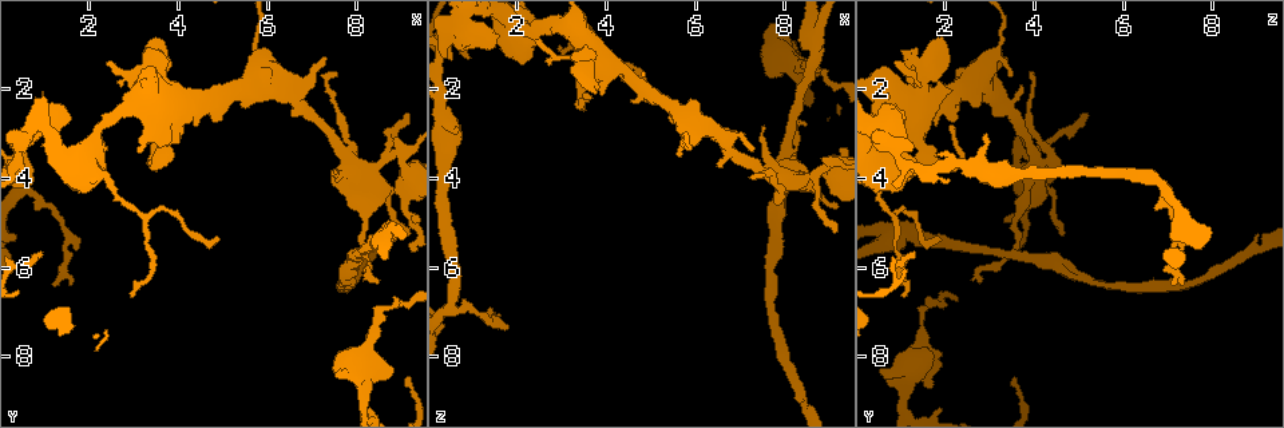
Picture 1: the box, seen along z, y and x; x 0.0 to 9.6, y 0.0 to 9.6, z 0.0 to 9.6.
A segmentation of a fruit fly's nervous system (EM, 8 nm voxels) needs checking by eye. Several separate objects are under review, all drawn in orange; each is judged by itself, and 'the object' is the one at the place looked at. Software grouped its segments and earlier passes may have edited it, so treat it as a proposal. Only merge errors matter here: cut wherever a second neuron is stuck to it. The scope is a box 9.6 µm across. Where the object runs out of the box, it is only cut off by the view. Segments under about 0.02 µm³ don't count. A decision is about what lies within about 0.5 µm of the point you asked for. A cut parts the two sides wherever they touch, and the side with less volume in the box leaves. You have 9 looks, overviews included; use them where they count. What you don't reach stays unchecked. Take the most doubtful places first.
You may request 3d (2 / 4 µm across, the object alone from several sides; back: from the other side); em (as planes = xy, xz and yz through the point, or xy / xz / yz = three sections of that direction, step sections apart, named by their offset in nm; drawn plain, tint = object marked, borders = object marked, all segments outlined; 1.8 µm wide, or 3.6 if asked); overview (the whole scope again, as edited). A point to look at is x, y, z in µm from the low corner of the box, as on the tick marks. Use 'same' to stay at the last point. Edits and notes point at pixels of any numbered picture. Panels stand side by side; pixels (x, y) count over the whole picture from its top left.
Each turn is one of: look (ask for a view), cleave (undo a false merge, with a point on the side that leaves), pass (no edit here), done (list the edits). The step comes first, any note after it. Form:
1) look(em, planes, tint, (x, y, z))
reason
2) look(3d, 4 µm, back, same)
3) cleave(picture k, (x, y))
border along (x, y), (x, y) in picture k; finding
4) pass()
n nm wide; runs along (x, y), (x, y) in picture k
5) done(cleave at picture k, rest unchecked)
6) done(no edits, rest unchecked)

look(3d, 2 µm, (8.15, 5.65, 3.55))
three-way junction

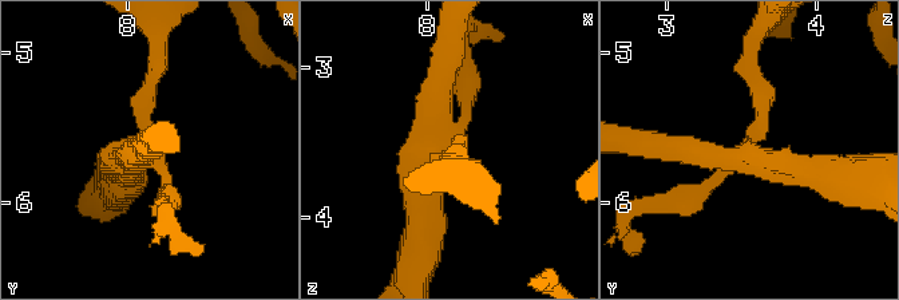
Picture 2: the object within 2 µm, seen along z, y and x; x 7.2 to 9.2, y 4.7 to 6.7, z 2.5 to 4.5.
look(em, planes, tint, (8.10, 5.64, 3.56))
shape alone is not enough

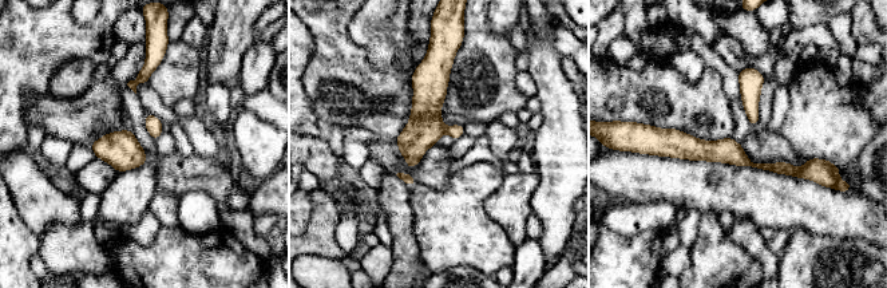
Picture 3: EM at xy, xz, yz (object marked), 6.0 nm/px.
cleave(picture 3, (424, 127))
a second neuron is stuck on

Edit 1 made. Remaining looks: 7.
look(overview)
redraw

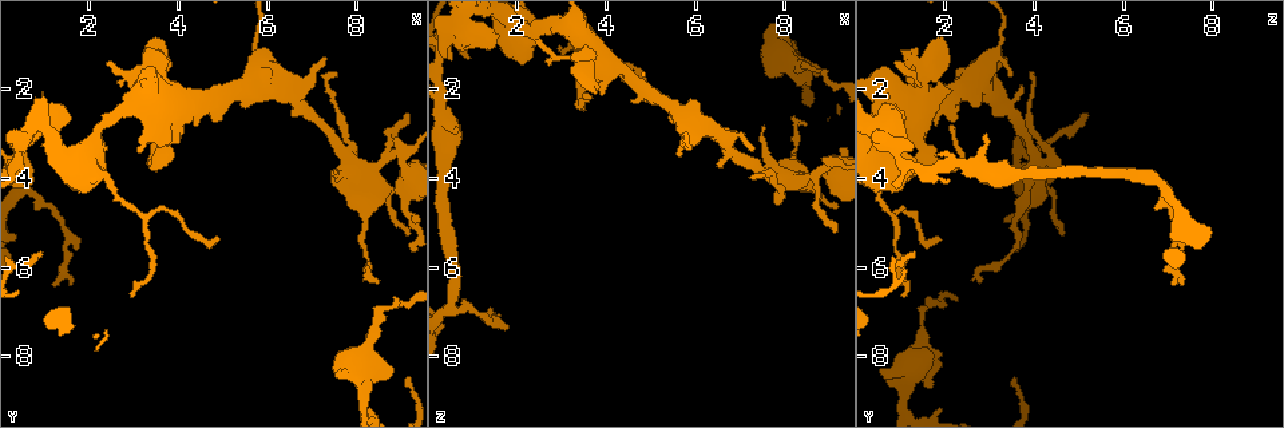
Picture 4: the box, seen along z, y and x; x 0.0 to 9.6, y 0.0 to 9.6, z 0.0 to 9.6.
look(em, 3.6 µm, yz, step 4, tint, (5.75, 1.00, 3.20))
sudden change in width

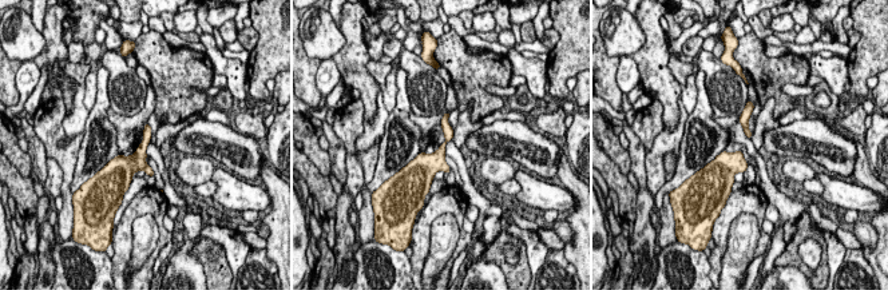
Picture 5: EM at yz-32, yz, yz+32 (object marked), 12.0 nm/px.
look(em, 3.6 µm, planes, borders, same)

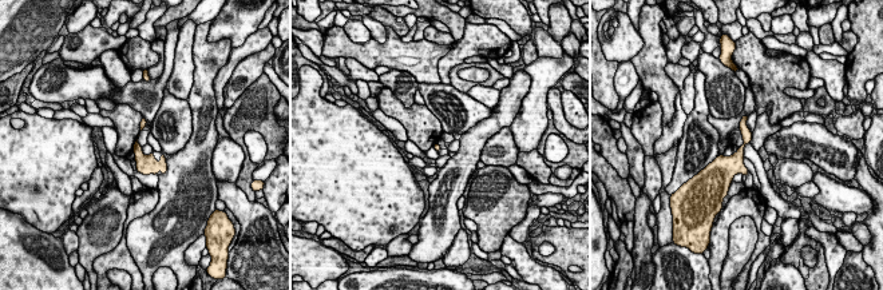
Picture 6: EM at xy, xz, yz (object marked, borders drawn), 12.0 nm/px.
pass()
70 nm wide; one neuron here

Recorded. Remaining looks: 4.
look(em, planes, tint, (8.40, 7.35, 1.55))

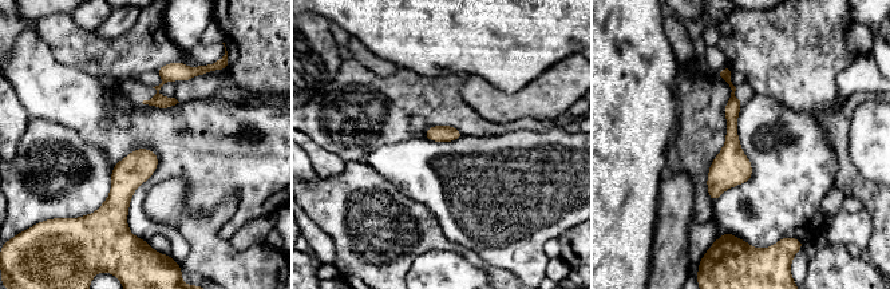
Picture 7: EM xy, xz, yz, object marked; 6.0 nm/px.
pass()
100 nm wide; continuous, no second neuron

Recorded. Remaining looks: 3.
done(cleave at picture 3, rest unchecked)

